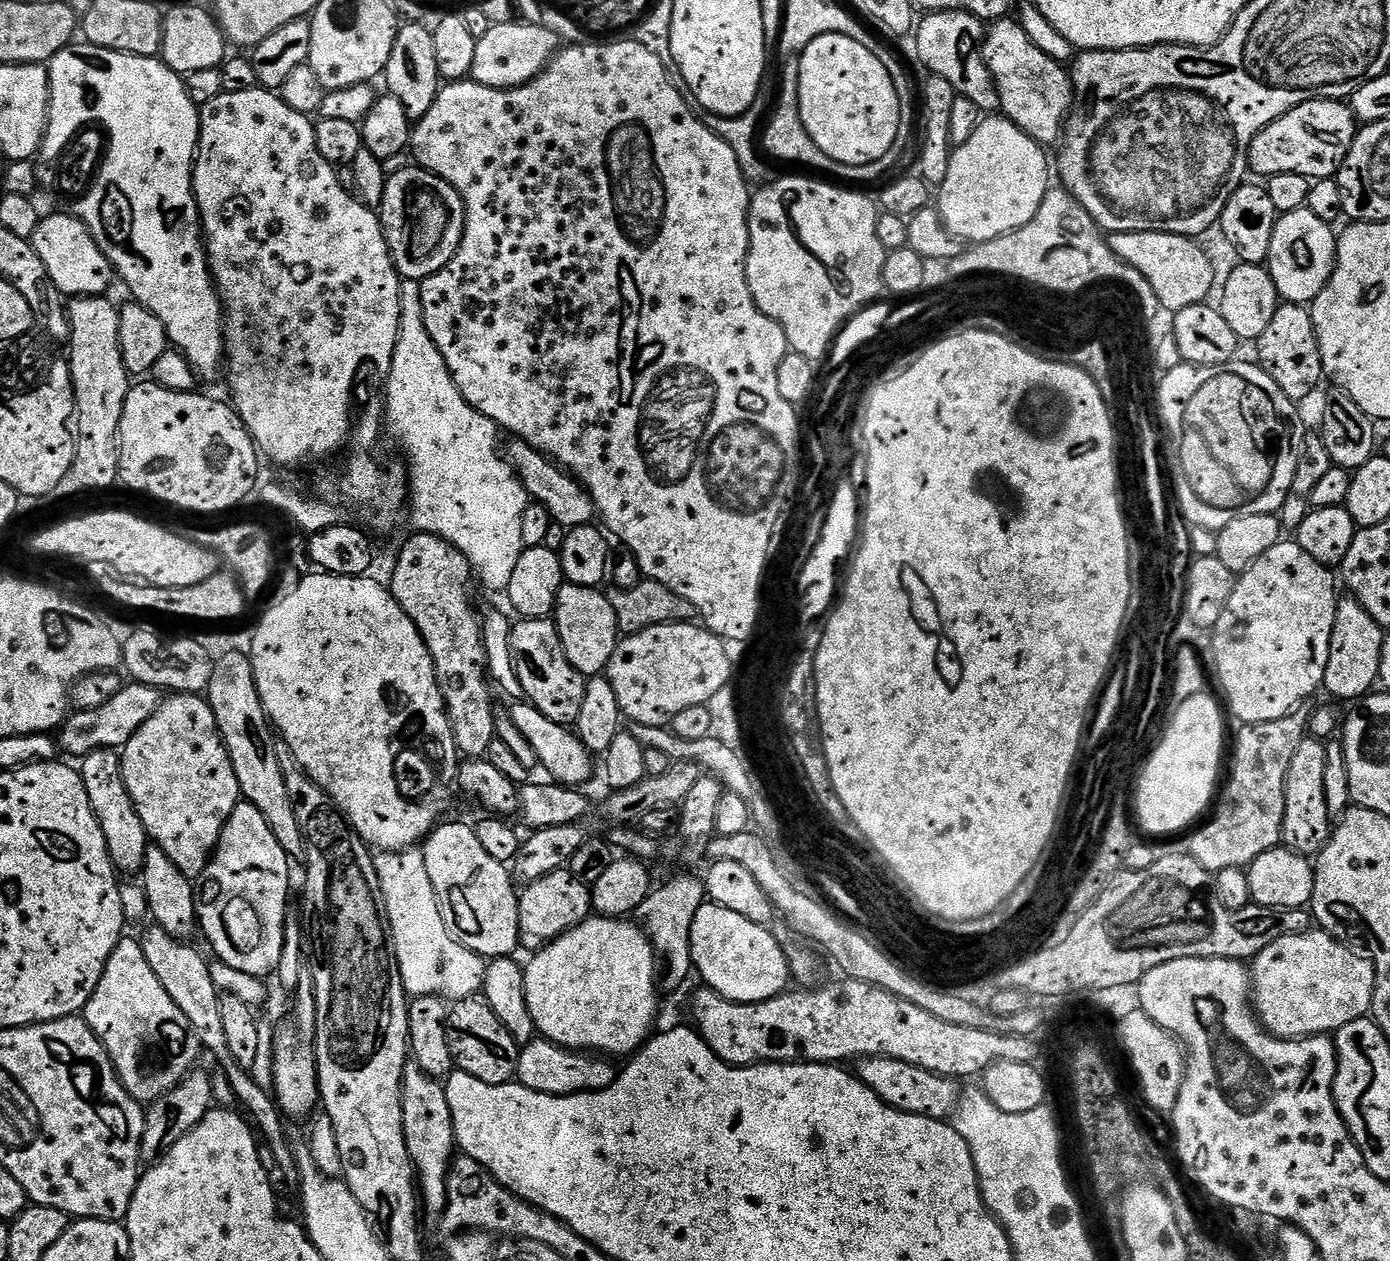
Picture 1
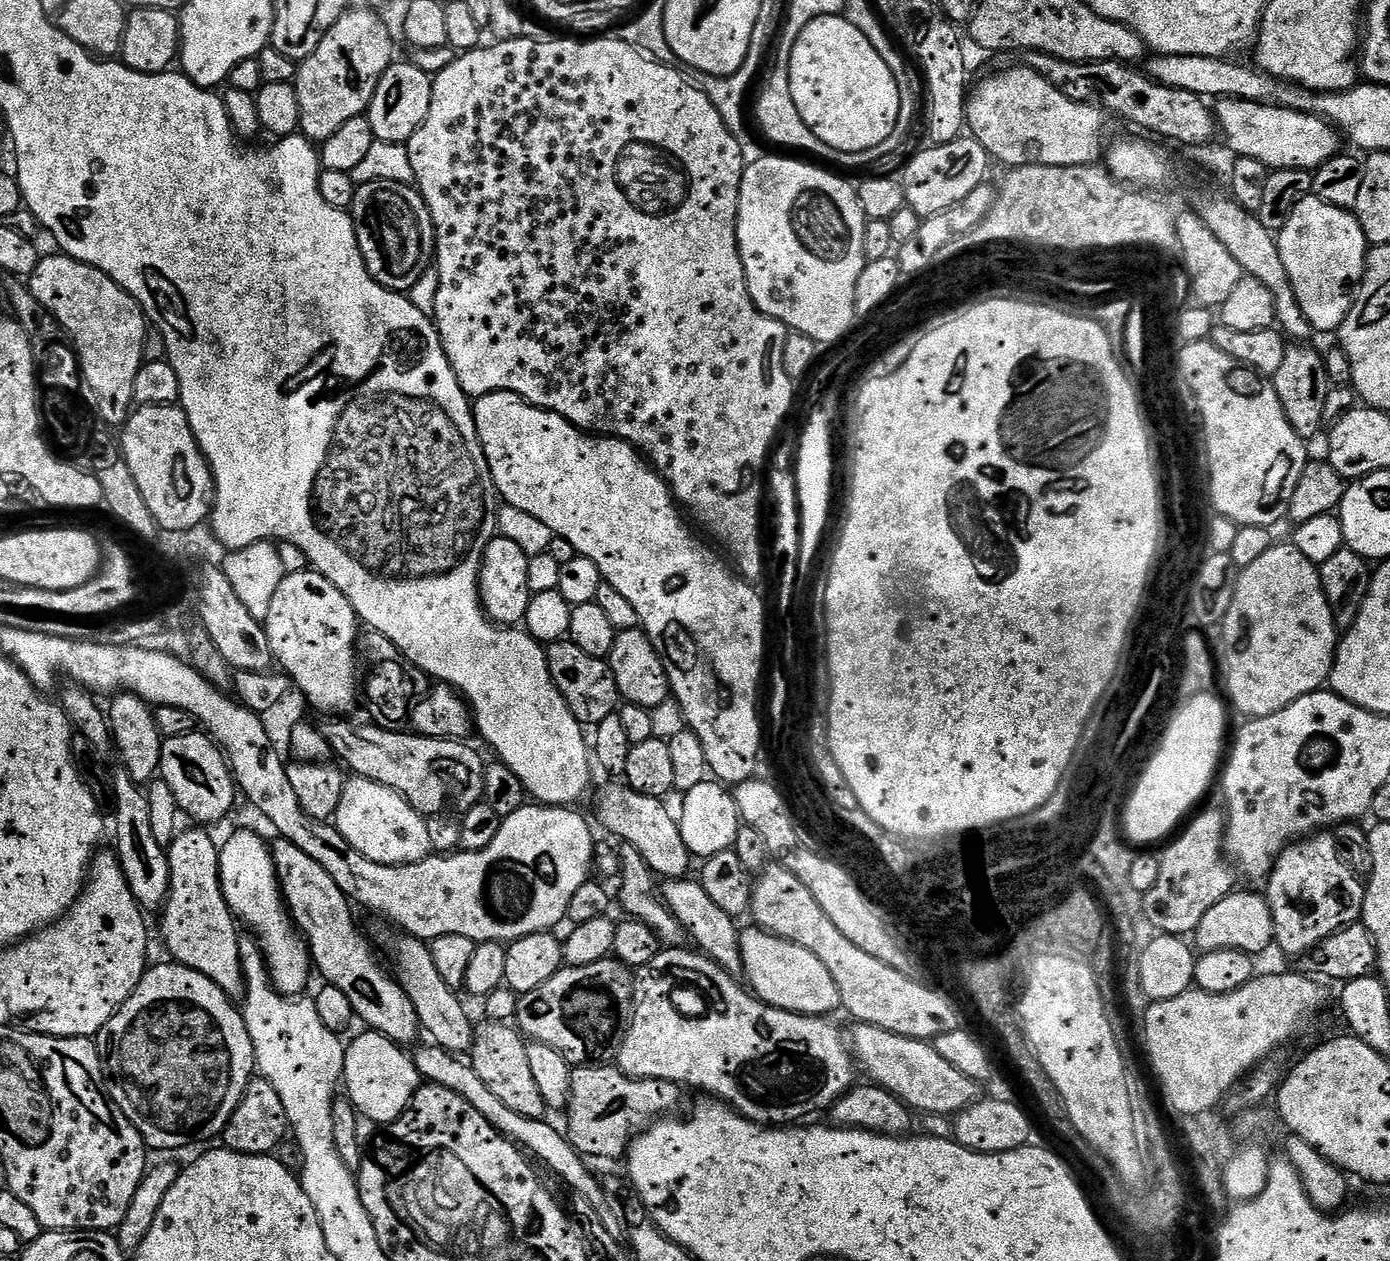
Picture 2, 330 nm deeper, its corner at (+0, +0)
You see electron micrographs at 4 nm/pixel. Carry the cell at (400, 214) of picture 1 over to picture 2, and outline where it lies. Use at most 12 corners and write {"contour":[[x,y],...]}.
{"contour":[[413,185],[357,187],[368,273],[407,293],[433,267],[436,227]]}

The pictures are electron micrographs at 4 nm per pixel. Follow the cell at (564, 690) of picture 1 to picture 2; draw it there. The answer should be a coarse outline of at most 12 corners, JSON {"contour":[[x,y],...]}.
{"contour":[[568,638],[547,645],[550,678],[574,718],[617,715],[612,665]]}

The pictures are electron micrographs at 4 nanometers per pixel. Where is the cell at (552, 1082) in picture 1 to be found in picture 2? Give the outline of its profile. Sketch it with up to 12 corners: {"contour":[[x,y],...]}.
{"contour":[[573,1067],[566,1137],[616,1160],[680,1104],[681,1085]]}

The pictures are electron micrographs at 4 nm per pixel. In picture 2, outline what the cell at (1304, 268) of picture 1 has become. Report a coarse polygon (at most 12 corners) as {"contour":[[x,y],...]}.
{"contour":[[1317,196],[1278,234],[1317,333],[1344,325],[1370,245],[1349,209]]}

